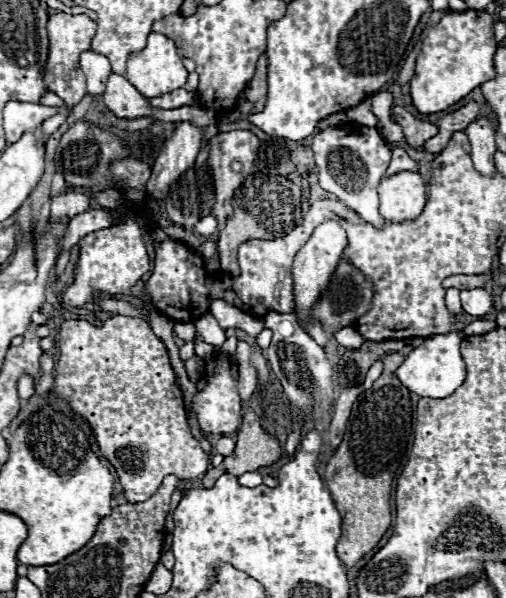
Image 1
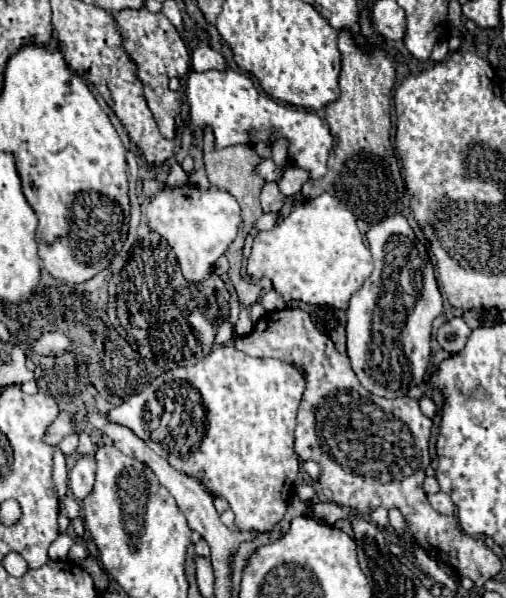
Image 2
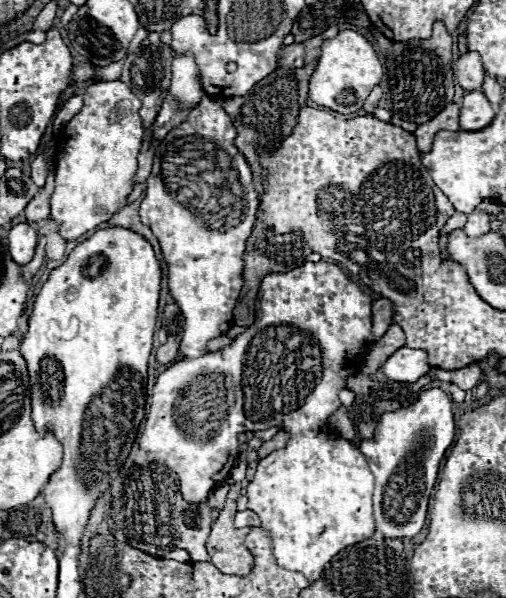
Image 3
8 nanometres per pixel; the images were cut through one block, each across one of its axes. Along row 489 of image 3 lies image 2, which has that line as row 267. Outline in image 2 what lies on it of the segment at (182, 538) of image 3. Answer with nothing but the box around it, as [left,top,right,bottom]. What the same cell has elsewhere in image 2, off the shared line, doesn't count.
[108,232,228,368]

